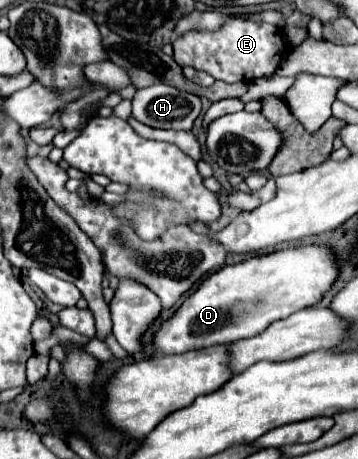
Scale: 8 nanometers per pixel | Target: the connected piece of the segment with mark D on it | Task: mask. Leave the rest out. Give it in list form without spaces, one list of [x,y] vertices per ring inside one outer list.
[[[301,246],[223,266],[205,278],[175,314],[161,324],[151,340],[153,350],[183,354],[197,350],[197,344],[231,344],[259,334],[271,322],[319,302],[337,278],[337,264],[333,260],[335,256],[329,254],[329,248]]]

